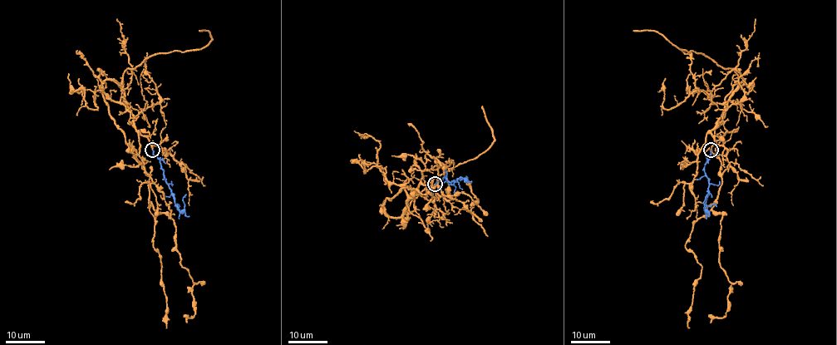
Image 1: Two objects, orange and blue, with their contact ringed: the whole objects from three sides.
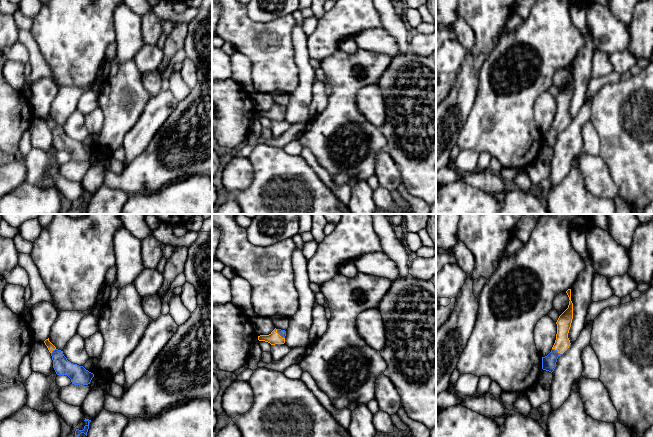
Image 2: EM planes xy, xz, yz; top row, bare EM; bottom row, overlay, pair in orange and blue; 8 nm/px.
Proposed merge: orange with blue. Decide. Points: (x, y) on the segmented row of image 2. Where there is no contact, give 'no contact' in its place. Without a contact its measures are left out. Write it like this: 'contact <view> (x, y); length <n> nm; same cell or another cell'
contact yz (556, 349); length 90 nm; same cell

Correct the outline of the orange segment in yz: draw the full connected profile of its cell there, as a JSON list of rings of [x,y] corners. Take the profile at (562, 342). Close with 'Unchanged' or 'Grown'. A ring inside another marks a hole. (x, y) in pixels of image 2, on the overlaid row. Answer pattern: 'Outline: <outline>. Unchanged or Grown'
Outline: [[[568,289],[566,293],[570,301],[568,308],[559,316],[556,322],[557,334],[555,343],[552,347],[551,352],[547,356],[542,357],[542,369],[551,373],[556,367],[558,357],[563,354],[571,344],[568,338],[568,333],[573,319],[573,303],[571,301],[571,289]]]. Grown

